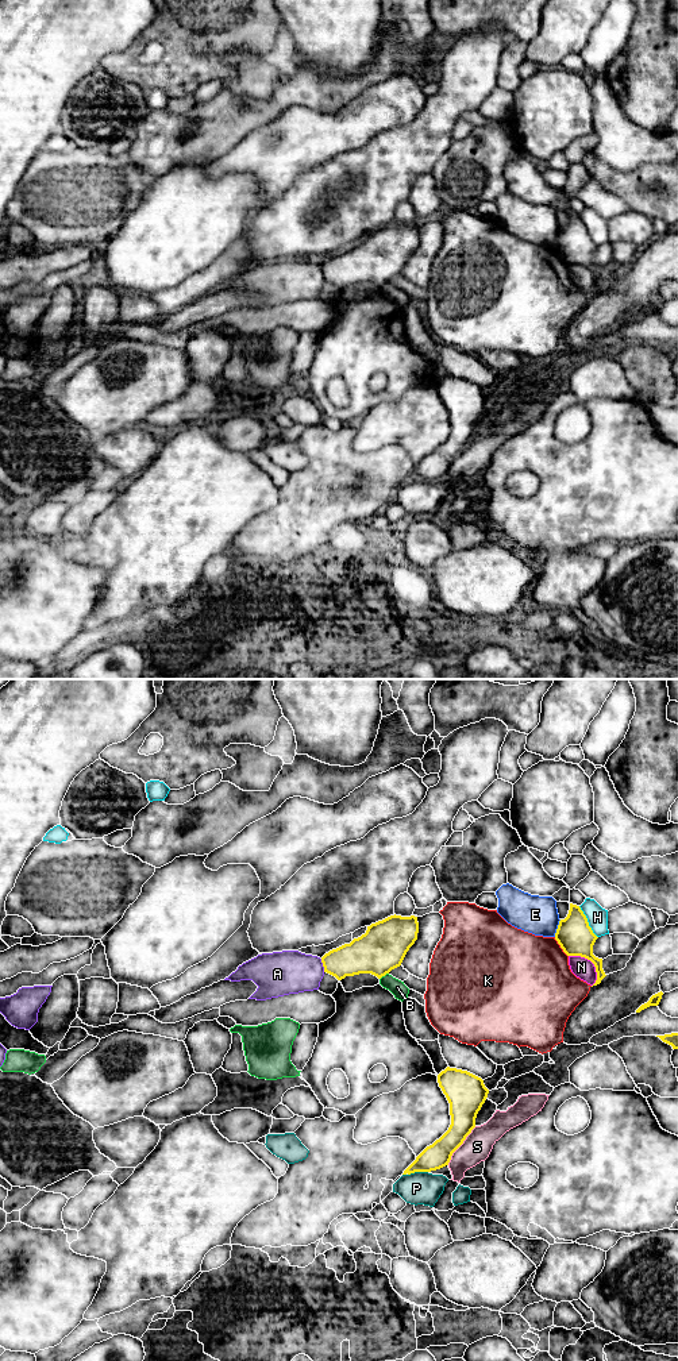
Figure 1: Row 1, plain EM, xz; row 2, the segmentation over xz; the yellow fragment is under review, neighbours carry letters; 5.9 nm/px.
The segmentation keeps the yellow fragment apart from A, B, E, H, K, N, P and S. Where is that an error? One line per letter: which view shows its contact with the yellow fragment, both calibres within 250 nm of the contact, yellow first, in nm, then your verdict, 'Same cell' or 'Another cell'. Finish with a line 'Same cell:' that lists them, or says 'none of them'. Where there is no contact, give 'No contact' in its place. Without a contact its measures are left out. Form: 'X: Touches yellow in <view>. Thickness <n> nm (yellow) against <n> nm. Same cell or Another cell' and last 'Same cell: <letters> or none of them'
A: Touches yellow in xz. Thickness 220 nm (yellow) against 260 nm. Another cell
B: Touches yellow in xz. Thickness 280 nm (yellow) against 90 nm. Another cell
E: Touches yellow in xz. Thickness 220 nm (yellow) against 220 nm. Another cell
H: Touches yellow in xz. Thickness 220 nm (yellow) against 130 nm. Another cell
K: Touches yellow in xz. Thickness 220 nm (yellow) against 480 nm. Another cell
N: Touches yellow in xz. Thickness 220 nm (yellow) against 120 nm. Another cell
P: Touches yellow in xz. Thickness 150 nm (yellow) against 190 nm. Another cell
S: Touches yellow in xz. Thickness 190 nm (yellow) against 170 nm. Another cell
Same cell: none of them

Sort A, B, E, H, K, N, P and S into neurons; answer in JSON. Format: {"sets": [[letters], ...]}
{"sets": [["A"], ["B"], ["E"], ["H"], ["K"], ["N"], ["P"], ["S"]]}

